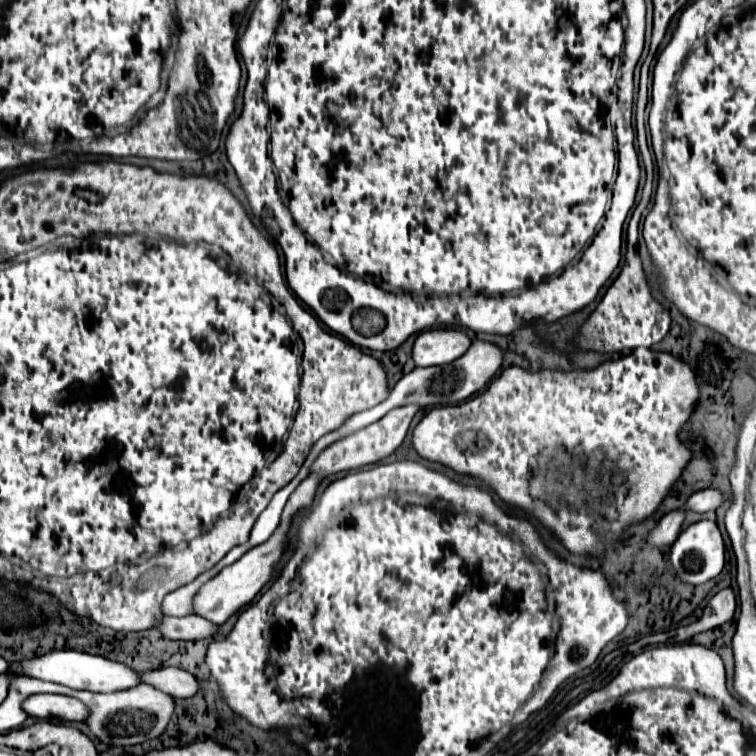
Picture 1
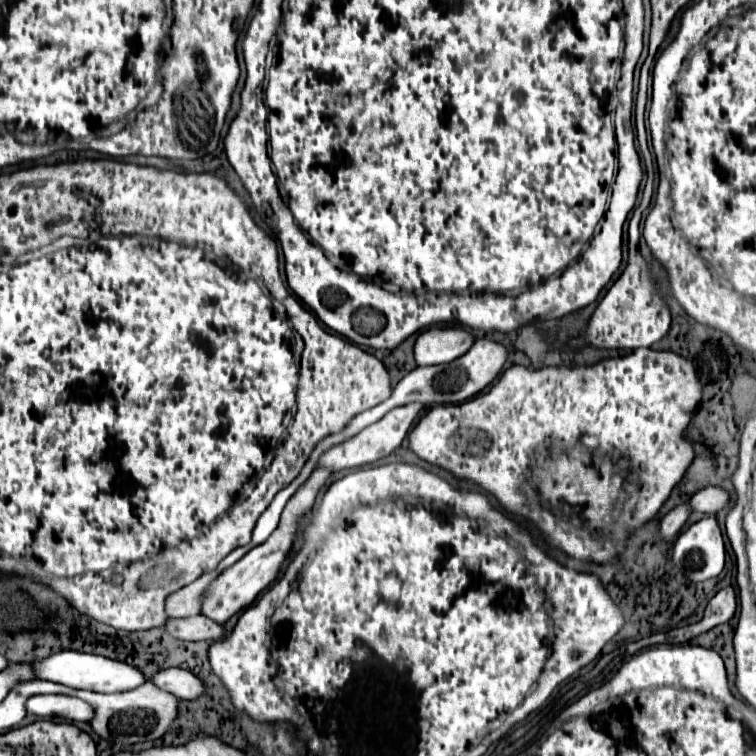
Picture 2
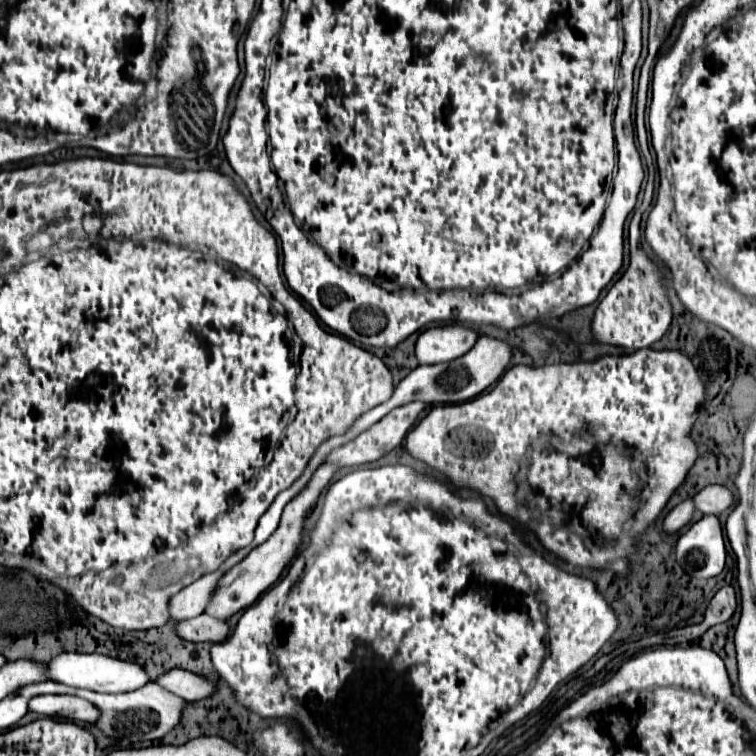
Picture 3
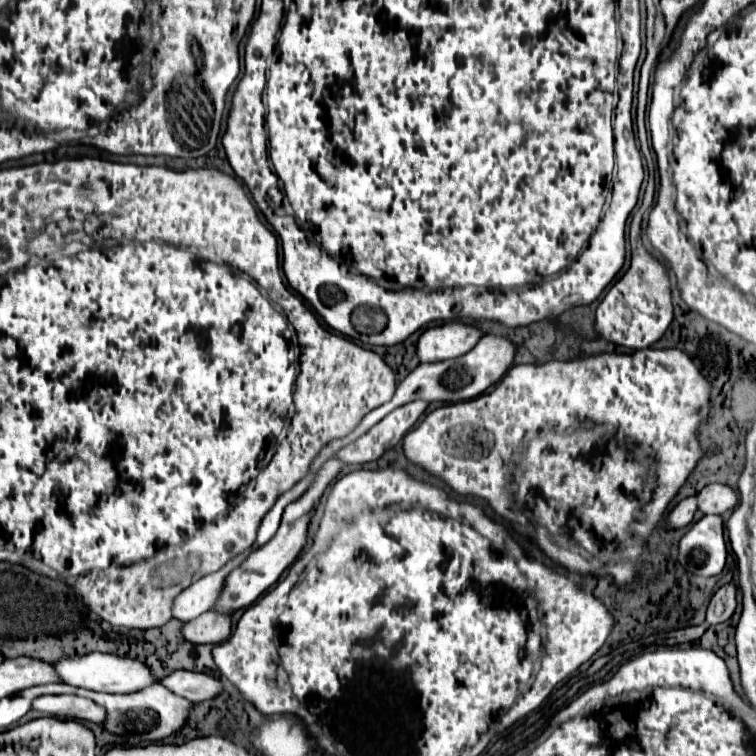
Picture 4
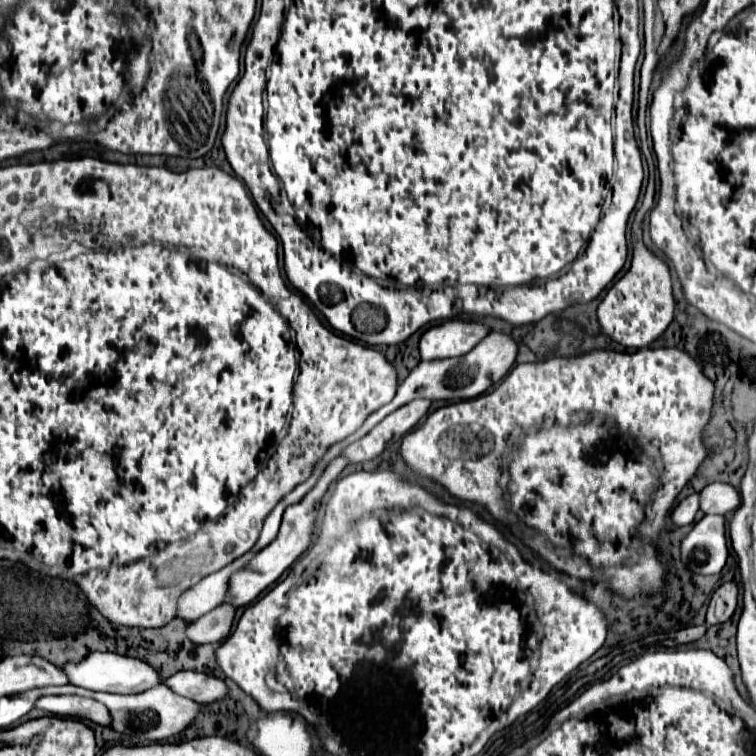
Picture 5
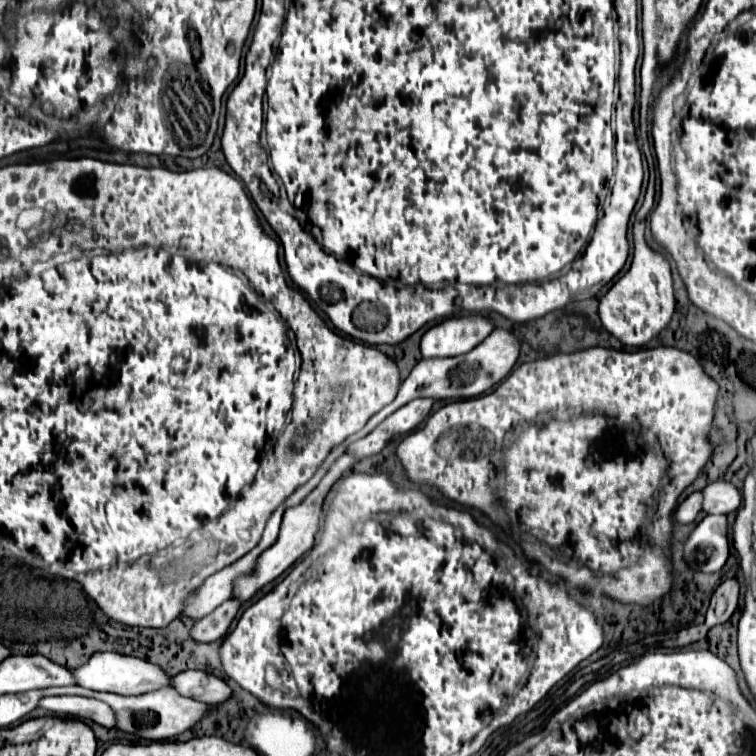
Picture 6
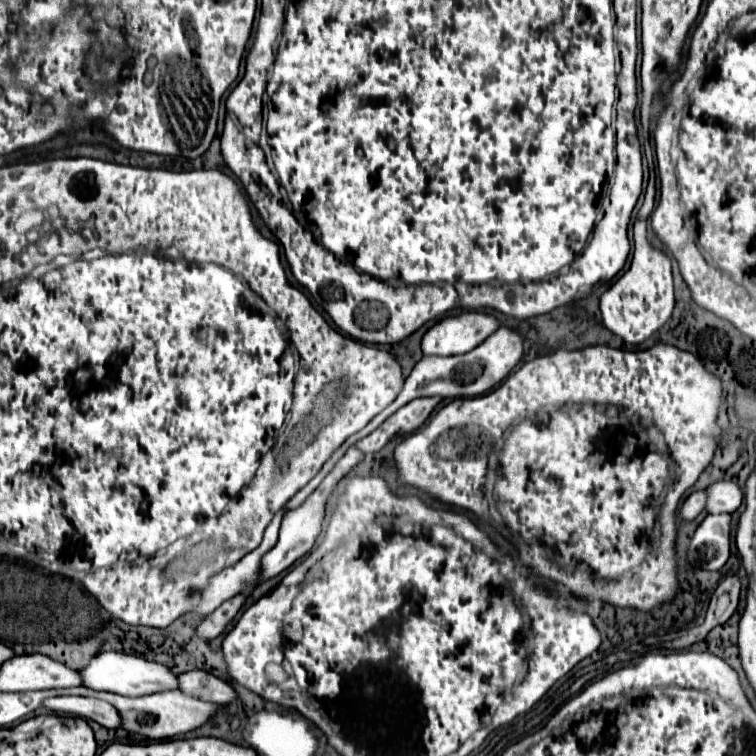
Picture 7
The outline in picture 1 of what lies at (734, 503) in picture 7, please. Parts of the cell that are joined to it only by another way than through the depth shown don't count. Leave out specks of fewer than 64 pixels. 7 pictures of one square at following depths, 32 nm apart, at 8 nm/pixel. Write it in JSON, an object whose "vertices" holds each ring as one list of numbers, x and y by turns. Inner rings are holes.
{"vertices":[[706,488,706,490,700,490,700,492,692,494,686,502,686,508,694,510,694,512,710,512,710,510,720,508,722,502,724,502,724,494,720,490]]}

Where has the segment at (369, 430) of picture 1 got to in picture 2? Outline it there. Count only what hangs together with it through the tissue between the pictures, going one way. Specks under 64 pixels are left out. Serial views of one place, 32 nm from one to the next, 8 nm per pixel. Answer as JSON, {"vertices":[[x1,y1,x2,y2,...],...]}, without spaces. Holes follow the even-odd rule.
{"vertices":[[414,402,414,404,406,404,406,406,400,406,400,408,394,408,390,410,382,420,378,420,376,424,364,428,360,434,356,434,354,438,346,440,344,444,340,446,334,446,332,450,328,450,322,458,320,458,320,464,318,466,326,466,326,468,332,468,332,470,344,470,344,468,358,468,358,466,364,466,364,464,372,464,384,456,388,456,392,450,396,450,402,440,406,438,414,418,418,416,418,412,422,410,422,404]]}

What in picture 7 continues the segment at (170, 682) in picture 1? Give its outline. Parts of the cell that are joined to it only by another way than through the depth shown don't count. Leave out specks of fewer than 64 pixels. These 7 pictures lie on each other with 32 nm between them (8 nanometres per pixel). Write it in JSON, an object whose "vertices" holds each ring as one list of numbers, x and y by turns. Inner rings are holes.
{"vertices":[[204,670,184,672,178,676,178,680,180,680,180,690,190,692,190,696,196,696,200,700,208,700,216,704,230,704,238,698,236,690,228,682]]}

